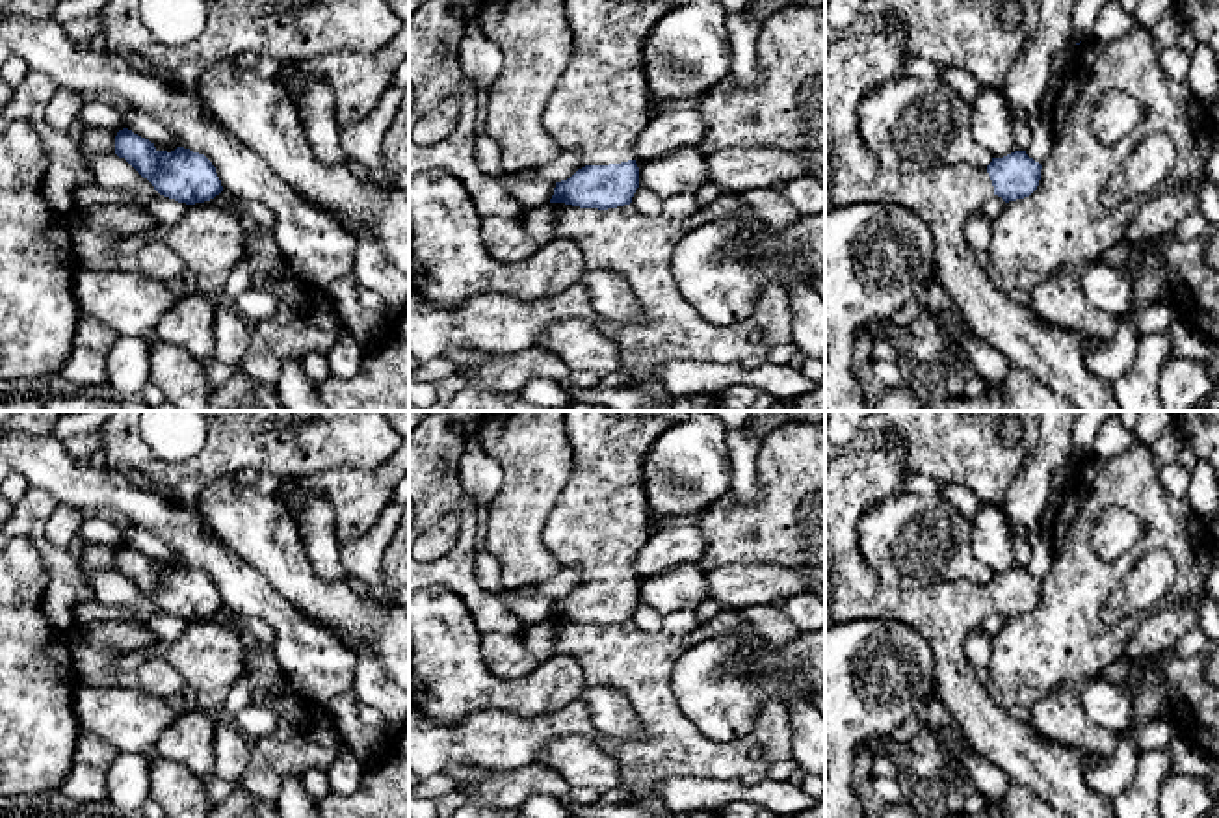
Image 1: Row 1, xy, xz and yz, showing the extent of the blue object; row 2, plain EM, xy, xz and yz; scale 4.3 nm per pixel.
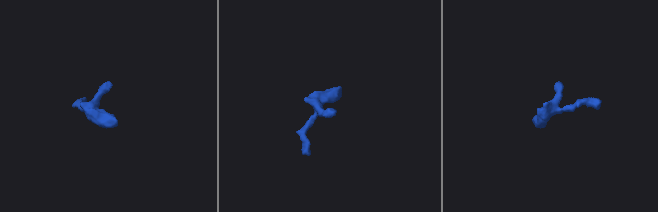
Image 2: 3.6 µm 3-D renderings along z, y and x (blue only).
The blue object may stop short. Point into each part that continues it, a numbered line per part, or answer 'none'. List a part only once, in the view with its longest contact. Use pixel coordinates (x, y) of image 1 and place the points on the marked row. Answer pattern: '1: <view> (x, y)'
1: xz (601, 105)

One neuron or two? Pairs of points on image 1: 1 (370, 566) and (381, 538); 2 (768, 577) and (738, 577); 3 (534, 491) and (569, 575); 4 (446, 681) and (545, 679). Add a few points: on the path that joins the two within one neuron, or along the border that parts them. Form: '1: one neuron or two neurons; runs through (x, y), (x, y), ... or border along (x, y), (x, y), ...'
1: one neuron; runs through (370, 558), (374, 545)
2: one neuron; runs through (760, 577), (746, 577)
3: two neurons; border along (563, 567), (543, 582), (524, 586)
4: one neuron; runs through (471, 688), (521, 690)

